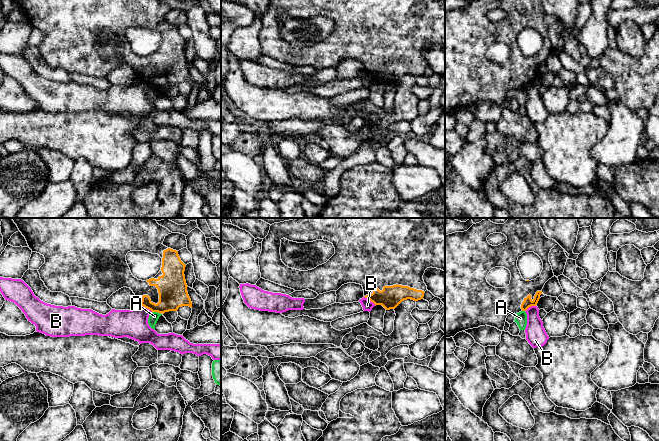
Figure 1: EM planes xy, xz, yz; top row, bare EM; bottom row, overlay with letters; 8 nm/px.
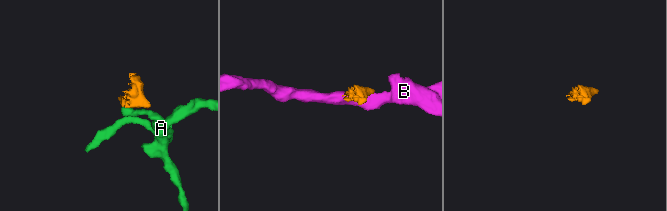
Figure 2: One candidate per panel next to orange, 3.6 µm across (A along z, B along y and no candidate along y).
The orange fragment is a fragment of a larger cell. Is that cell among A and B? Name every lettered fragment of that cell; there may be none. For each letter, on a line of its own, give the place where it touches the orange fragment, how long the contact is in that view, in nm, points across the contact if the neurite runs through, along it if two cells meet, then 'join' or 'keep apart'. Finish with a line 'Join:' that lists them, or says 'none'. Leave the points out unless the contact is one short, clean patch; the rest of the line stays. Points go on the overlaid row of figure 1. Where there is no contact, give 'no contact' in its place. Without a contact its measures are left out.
A: xy (156, 311) | 80 nm | along xy (152, 311), (157, 311), (160, 314) | keep apart
B: xy (146, 307) | 120 nm | along xy (140, 304), (152, 311) | keep apart
Join: none

